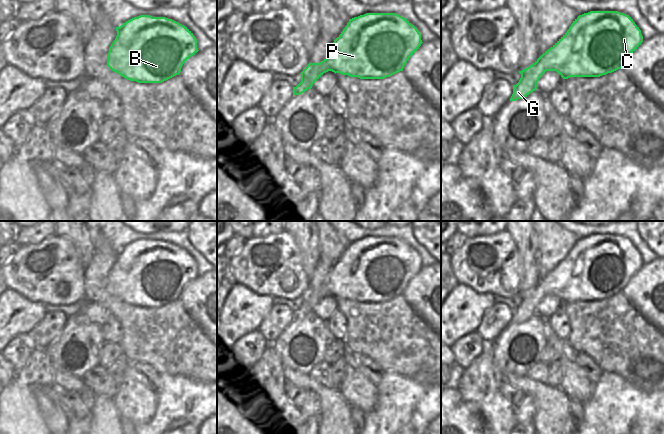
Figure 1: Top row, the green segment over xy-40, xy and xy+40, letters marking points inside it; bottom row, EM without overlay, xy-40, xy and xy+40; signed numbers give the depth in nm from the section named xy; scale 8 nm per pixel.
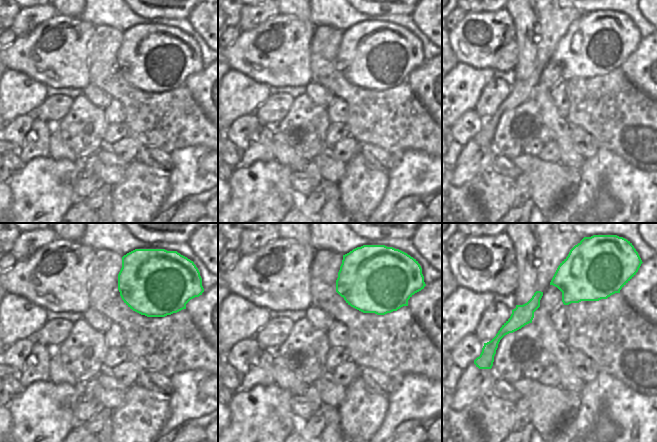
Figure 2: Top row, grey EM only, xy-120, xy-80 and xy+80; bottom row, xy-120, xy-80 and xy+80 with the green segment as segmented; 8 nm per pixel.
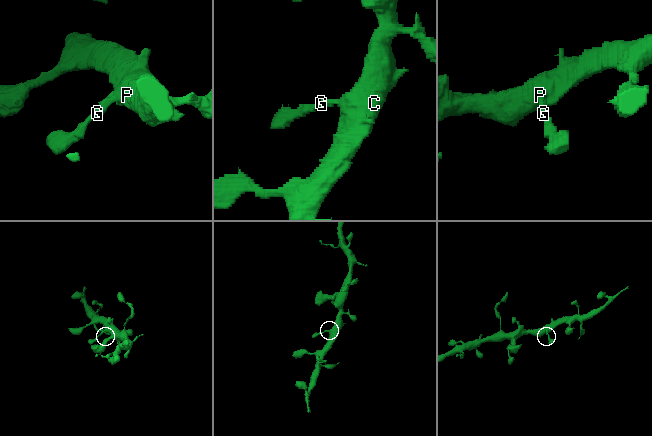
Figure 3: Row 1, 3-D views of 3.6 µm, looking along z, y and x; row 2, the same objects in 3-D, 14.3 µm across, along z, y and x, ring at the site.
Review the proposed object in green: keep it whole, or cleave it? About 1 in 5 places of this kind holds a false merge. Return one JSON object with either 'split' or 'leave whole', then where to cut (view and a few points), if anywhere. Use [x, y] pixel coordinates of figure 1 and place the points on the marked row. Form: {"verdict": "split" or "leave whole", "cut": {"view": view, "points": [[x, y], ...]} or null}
{"verdict": "leave whole", "cut": null}

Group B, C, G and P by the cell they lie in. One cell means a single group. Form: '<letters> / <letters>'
B C G P

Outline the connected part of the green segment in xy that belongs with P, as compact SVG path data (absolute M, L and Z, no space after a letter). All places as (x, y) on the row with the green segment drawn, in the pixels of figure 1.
M366 13L349 19L327 52L327 58L320 63L309 63L300 73L301 82L293 87L293 95L300 95L311 89L313 84L328 71L360 79L390 77L403 71L409 58L422 43L417 28L396 13Z

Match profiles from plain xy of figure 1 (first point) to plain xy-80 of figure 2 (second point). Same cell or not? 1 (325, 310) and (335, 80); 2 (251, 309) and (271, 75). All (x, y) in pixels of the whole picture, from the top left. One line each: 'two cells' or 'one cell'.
1: two cells
2: two cells

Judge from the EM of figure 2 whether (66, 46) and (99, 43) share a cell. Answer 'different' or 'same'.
different

